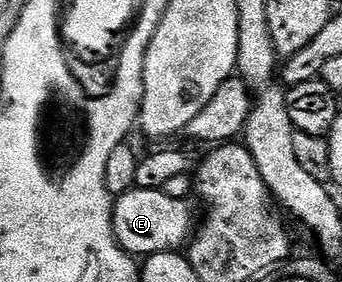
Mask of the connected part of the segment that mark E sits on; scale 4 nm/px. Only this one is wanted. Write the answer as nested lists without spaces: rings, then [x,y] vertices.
[[[136,188],[120,194],[114,199],[111,208],[111,223],[115,229],[115,239],[118,240],[119,246],[132,256],[178,251],[193,234],[191,204],[185,198],[165,196],[163,189],[140,190]]]

